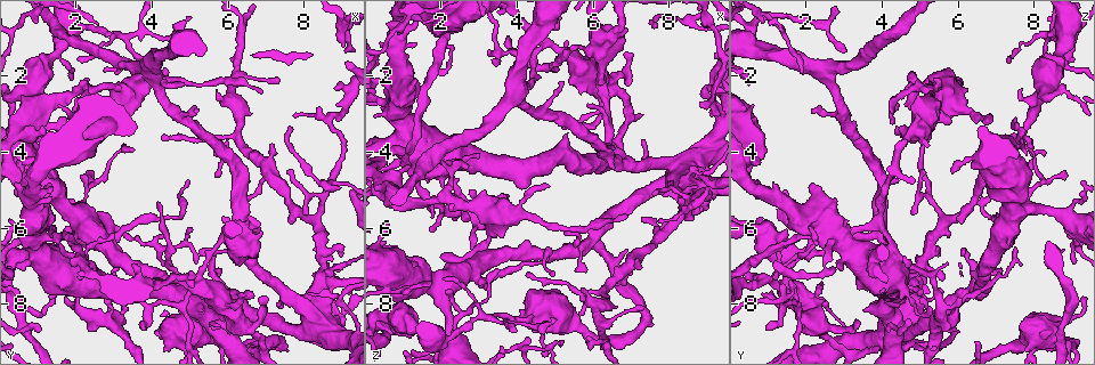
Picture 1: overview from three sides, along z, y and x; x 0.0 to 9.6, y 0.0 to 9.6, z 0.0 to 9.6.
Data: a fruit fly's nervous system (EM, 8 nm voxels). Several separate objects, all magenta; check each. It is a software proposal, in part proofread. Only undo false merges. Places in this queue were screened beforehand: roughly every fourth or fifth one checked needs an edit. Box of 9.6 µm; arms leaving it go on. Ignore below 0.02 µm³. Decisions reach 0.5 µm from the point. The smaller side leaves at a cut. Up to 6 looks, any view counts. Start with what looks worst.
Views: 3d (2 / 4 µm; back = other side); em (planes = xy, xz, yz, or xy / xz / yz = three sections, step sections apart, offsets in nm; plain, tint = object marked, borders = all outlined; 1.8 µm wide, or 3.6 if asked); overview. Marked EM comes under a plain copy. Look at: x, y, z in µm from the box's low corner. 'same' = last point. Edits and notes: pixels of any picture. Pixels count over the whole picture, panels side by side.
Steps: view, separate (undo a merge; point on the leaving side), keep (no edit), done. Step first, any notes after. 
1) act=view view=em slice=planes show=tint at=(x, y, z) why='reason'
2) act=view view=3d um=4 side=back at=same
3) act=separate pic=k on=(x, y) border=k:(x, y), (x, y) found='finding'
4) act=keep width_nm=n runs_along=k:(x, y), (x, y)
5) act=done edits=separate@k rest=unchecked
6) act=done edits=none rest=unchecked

act=view view=em slice=planes show=tint at=(5.30, 7.50, 1.40) why='thick turns thin'

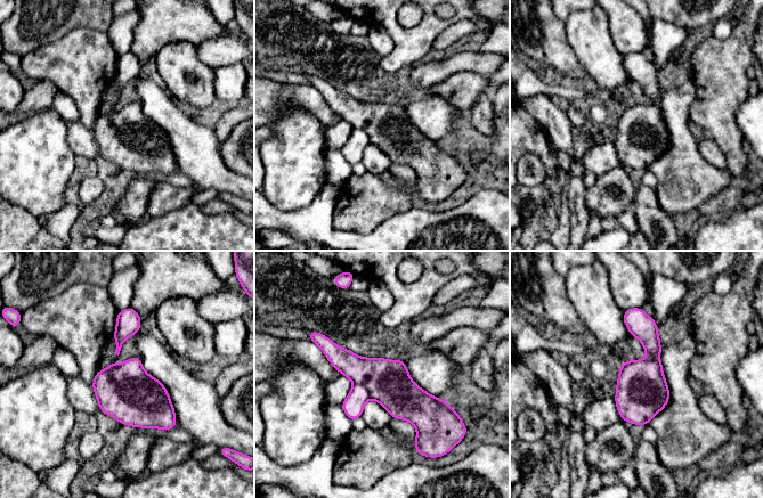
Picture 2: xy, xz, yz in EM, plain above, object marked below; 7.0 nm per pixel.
act=separate pic=2 on=(389, 383) width_nm=320 border=2:(354, 382), (360, 383), (371, 398) found='a second cell is stuck on'

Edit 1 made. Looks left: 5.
act=view view=3d um=2 at=(1.80, 0.90, 8.80) why='sharp bend'

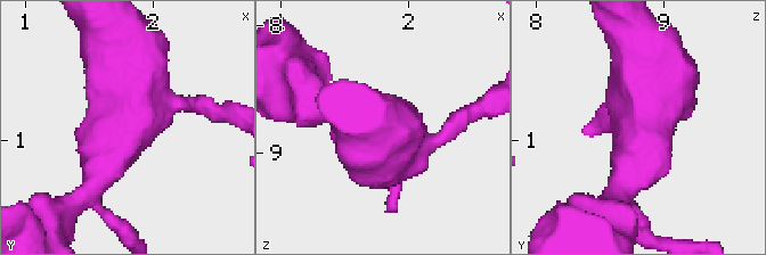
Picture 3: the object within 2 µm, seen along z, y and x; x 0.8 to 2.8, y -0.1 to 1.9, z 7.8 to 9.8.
act=view view=em slice=planes show=tint at=(1.78, 0.90, 8.80)

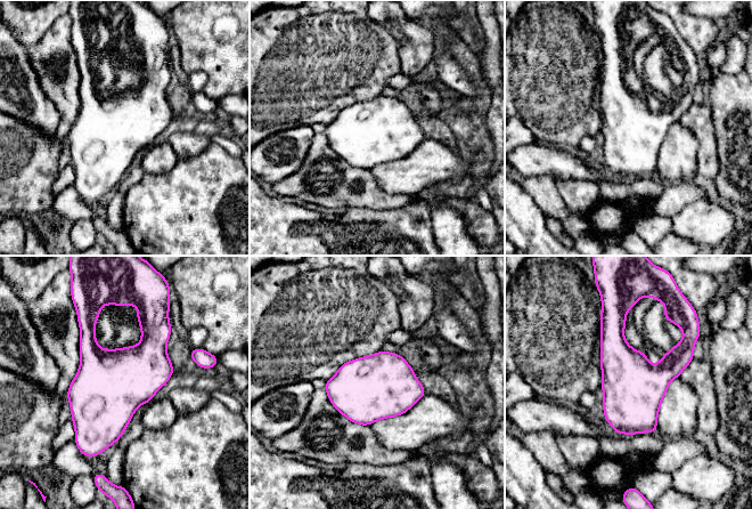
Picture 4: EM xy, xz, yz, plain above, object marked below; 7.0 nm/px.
act=keep found='continuous, no second cell'

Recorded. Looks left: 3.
act=view view=overview why='see it whole again'

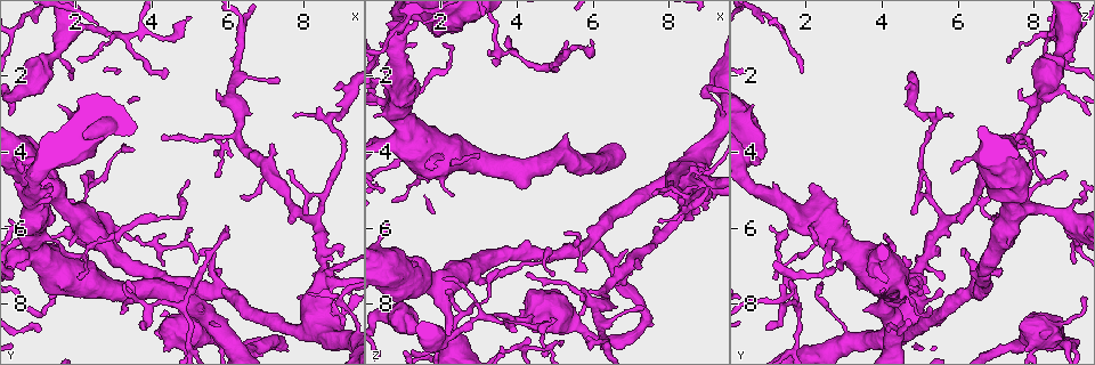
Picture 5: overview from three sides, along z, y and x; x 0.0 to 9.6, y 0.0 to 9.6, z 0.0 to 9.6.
act=view view=em slice=planes show=borders at=(8.40, 7.45, 4.80) why='four or more arms meet'

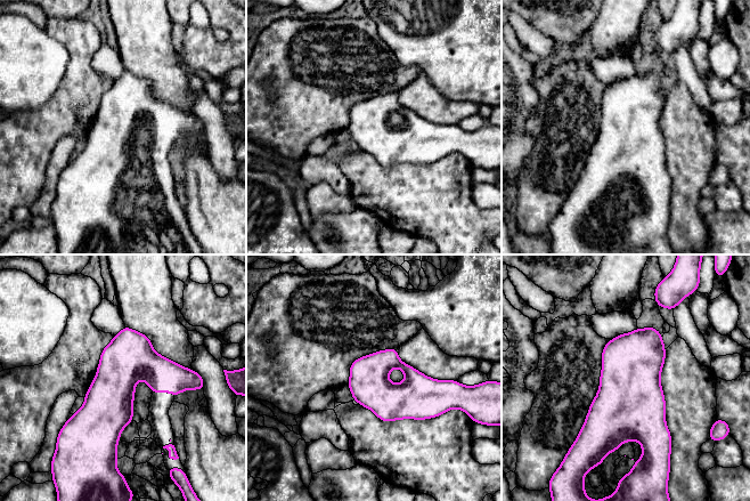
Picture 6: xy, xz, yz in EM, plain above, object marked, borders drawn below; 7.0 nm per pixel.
act=keep runs_along=6:(187, 377), (132, 374), (67, 427) found='continuous, no second cell'

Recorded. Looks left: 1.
act=done edits=separate@2 rest=unchecked

